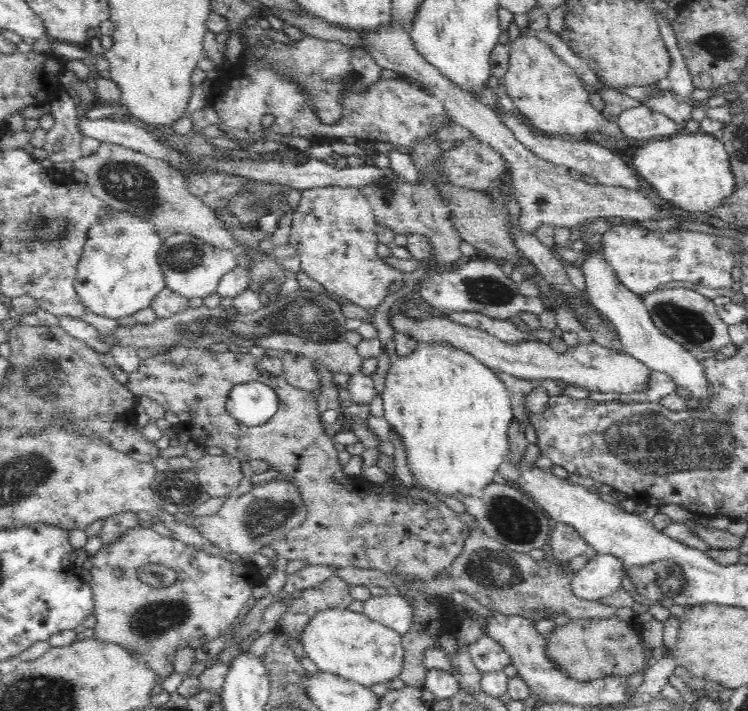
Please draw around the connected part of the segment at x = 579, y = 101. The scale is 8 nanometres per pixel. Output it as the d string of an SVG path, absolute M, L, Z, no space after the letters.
M521 36L511 45L510 70L503 79L506 93L524 116L528 126L548 134L549 138L578 138L586 134L605 134L620 137L618 125L606 120L606 115L592 107L590 94L580 83L580 77L534 37Z

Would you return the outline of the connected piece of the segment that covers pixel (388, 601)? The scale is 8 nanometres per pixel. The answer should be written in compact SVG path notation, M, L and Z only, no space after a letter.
M382 594L363 602L363 613L370 620L403 635L412 626L412 607L402 596Z

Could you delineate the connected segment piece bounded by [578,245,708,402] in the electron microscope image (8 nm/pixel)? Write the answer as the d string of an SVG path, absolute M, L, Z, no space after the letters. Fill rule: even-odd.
M593 246L592 249L590 253L583 254L578 263L584 275L585 291L589 294L589 300L593 302L594 307L614 323L619 334L622 352L647 364L653 371L667 372L677 378L679 386L689 389L694 399L700 399L703 402L708 389L702 363L694 357L693 351L680 346L654 324L643 299L622 284L615 268L607 259L607 253L603 247Z

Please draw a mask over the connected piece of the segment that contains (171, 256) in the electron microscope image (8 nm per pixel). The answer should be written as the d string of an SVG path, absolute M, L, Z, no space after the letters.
M179 234L163 239L156 254L160 274L164 275L164 287L181 298L208 298L217 292L220 279L237 265L236 255L226 249L216 249L204 241Z

